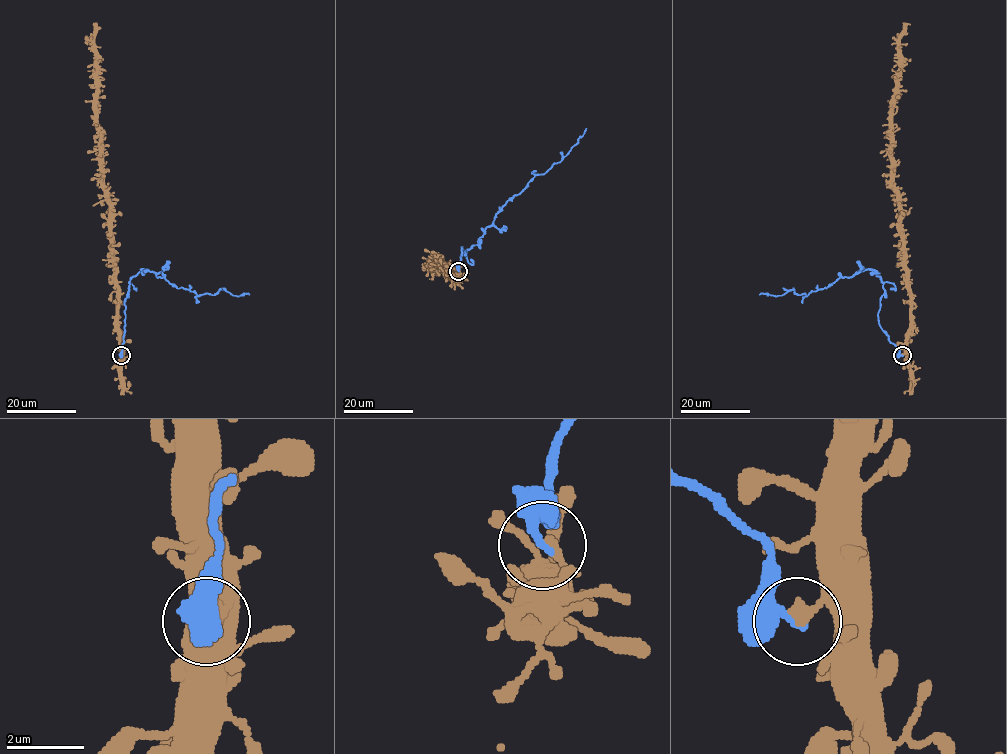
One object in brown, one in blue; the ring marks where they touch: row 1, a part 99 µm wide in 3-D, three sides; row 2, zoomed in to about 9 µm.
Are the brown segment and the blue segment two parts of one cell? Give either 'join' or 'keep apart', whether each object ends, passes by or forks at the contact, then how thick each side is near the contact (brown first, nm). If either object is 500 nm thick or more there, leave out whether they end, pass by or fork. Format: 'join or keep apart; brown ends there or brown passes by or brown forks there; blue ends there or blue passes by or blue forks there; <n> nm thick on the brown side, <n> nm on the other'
keep apart; brown ends there; blue ends there; 320 nm thick on the brown side, 280 nm on the other

